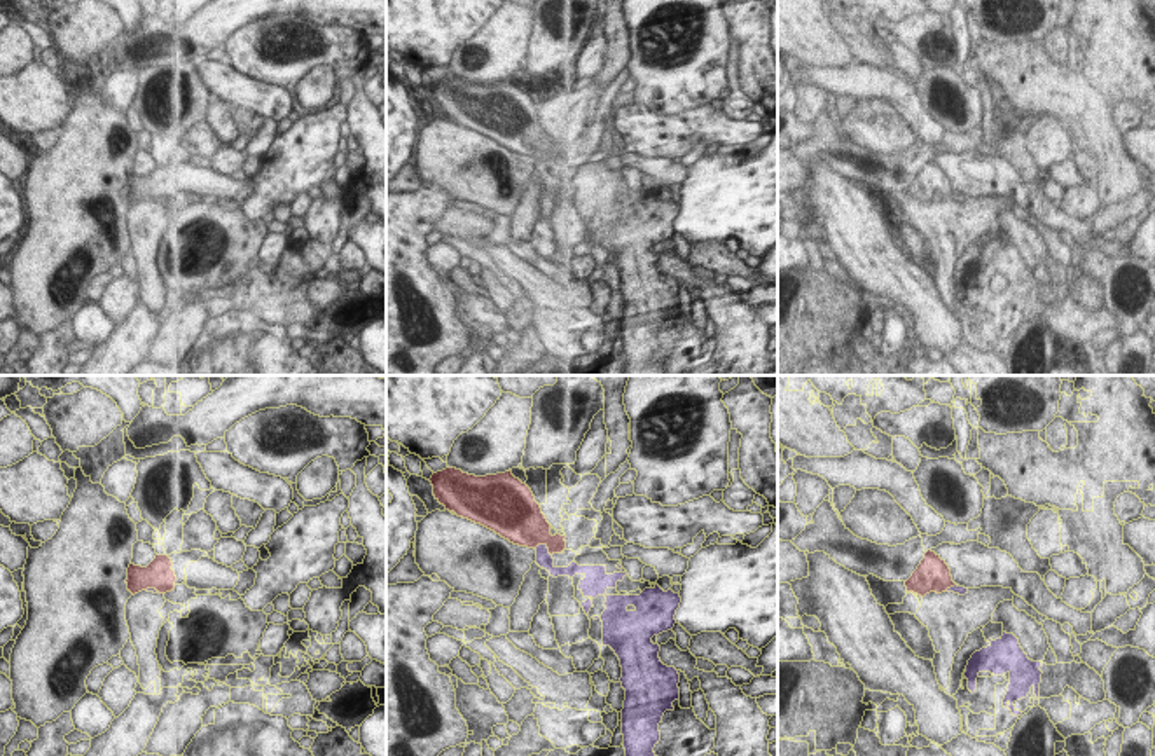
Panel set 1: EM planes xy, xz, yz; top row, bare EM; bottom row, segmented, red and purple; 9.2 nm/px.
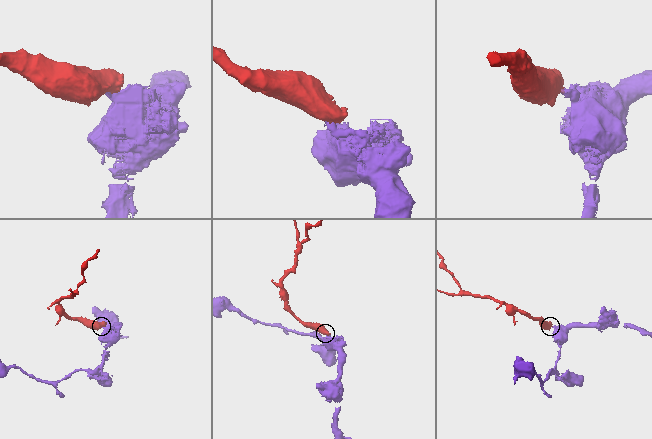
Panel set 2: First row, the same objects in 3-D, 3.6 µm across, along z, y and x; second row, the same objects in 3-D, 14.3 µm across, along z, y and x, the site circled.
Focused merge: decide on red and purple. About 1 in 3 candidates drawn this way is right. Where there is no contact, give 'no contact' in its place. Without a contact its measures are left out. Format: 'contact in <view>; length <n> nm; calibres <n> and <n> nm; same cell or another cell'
contact in xz; length 180 nm; calibres 360 and 160 nm; another cell

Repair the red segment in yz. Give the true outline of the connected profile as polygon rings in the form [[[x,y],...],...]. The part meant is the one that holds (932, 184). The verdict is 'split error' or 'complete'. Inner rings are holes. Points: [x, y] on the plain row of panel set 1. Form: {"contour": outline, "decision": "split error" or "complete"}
{"contour": [[[931,159],[924,162],[917,178],[905,190],[907,201],[914,201],[921,206],[930,201],[947,201],[954,194],[949,175]]], "decision": "complete"}

